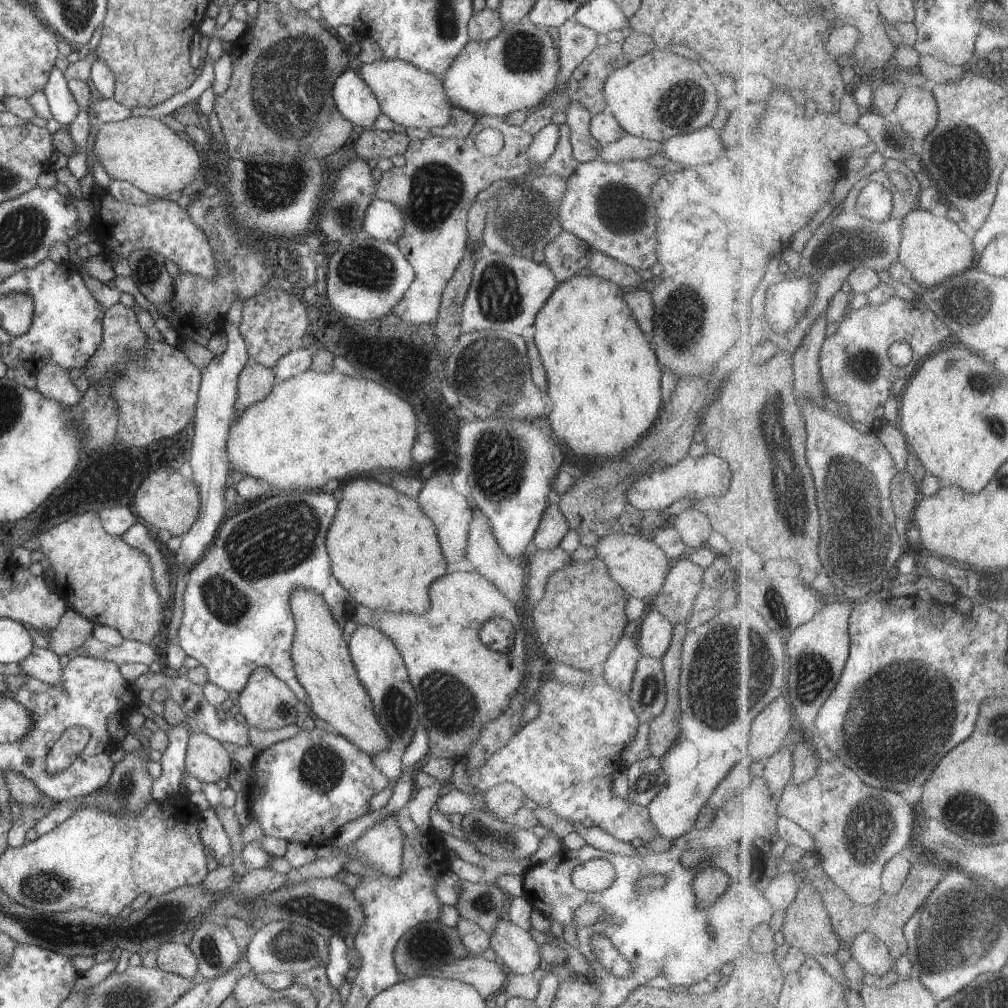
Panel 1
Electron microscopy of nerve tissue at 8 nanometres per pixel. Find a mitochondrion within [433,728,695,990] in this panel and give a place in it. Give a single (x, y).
(488, 835)

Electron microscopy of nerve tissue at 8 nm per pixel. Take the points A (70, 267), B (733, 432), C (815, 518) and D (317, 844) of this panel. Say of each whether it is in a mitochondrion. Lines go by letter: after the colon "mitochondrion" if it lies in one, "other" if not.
A: other
B: other
C: mitochondrion
D: other

